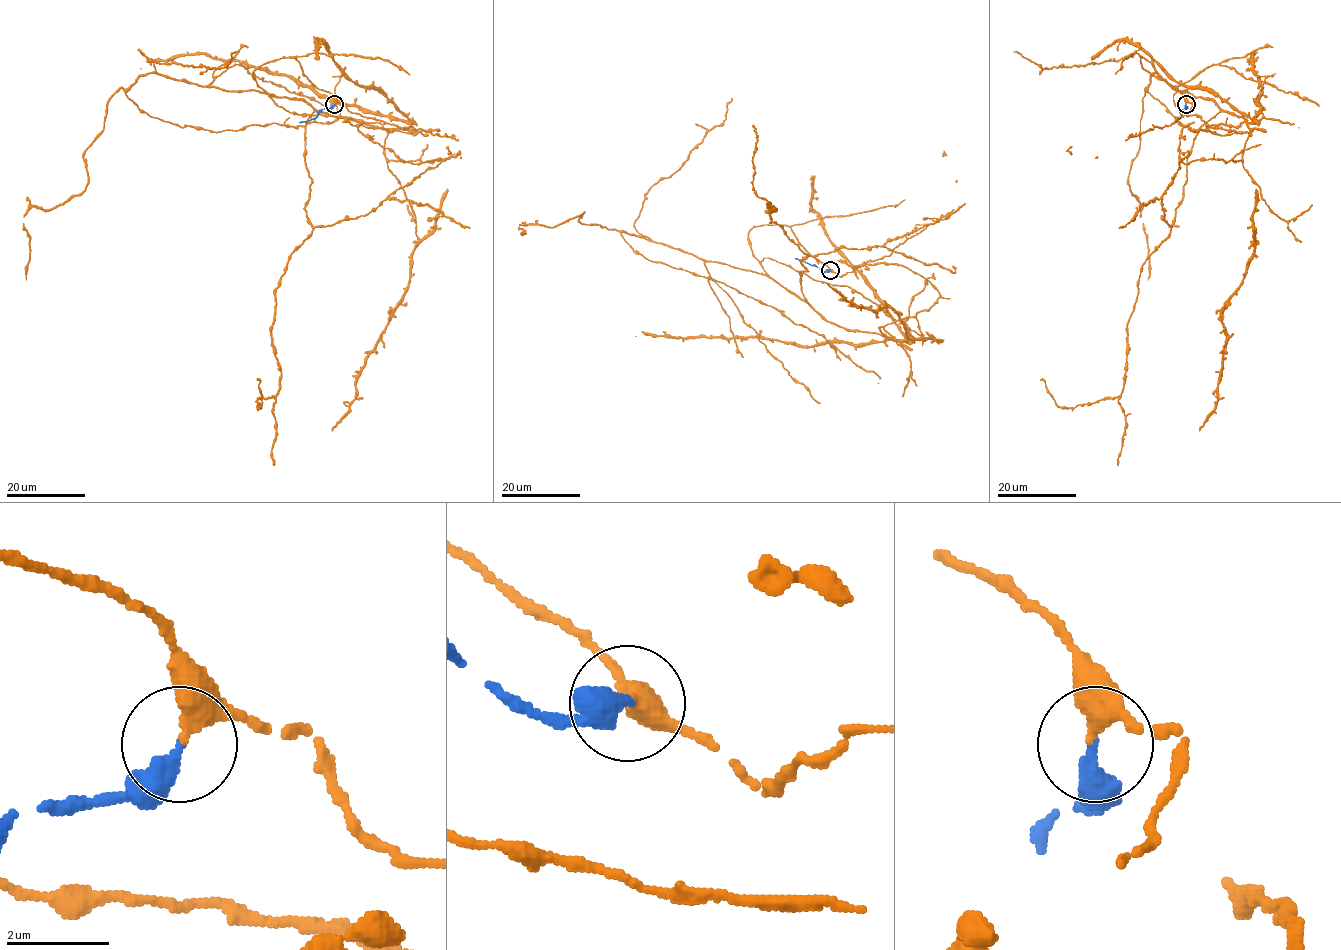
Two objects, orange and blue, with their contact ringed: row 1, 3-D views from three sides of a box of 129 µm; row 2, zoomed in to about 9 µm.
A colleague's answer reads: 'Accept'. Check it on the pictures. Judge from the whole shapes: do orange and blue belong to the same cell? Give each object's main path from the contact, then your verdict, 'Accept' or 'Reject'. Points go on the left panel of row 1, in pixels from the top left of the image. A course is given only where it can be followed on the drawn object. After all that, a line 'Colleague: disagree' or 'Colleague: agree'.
Course of orange: (334, 103), (294, 58), (253, 73), (270, 93), (150, 73), (125, 94), (217, 131), (409, 120), (319, 60). Course of blue: (334, 104), (321, 110), (314, 118), (299, 123). Accept
Colleague: agree

